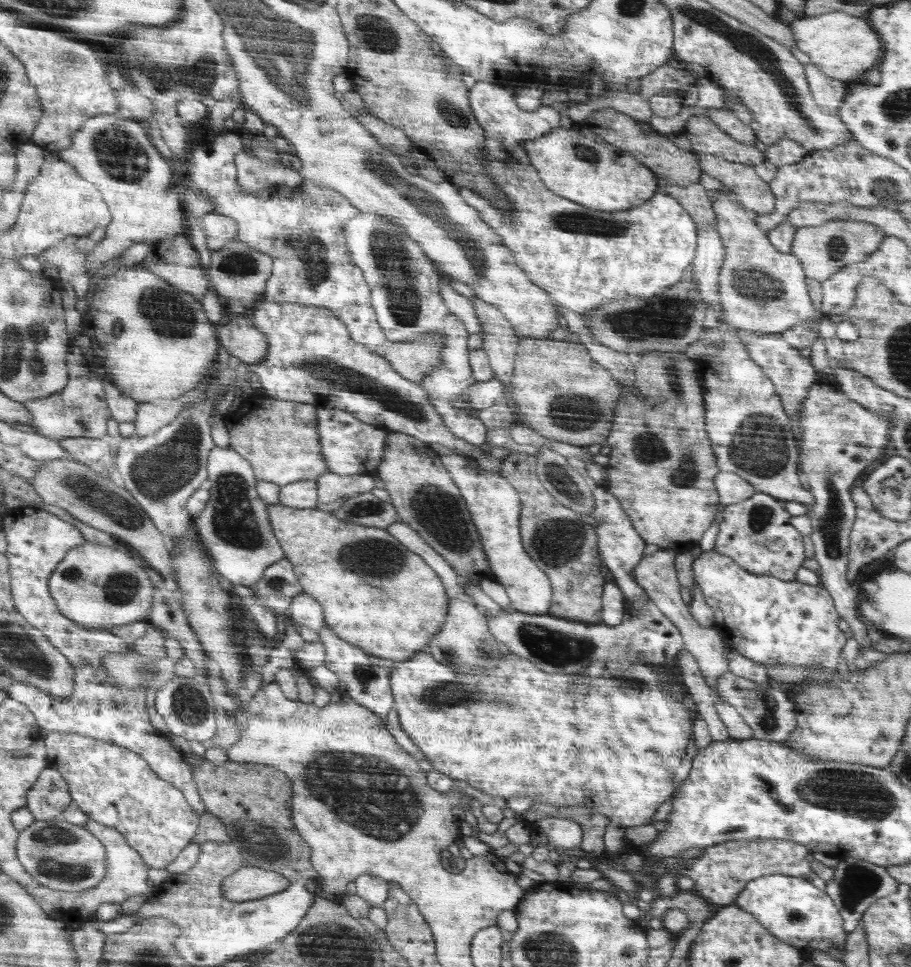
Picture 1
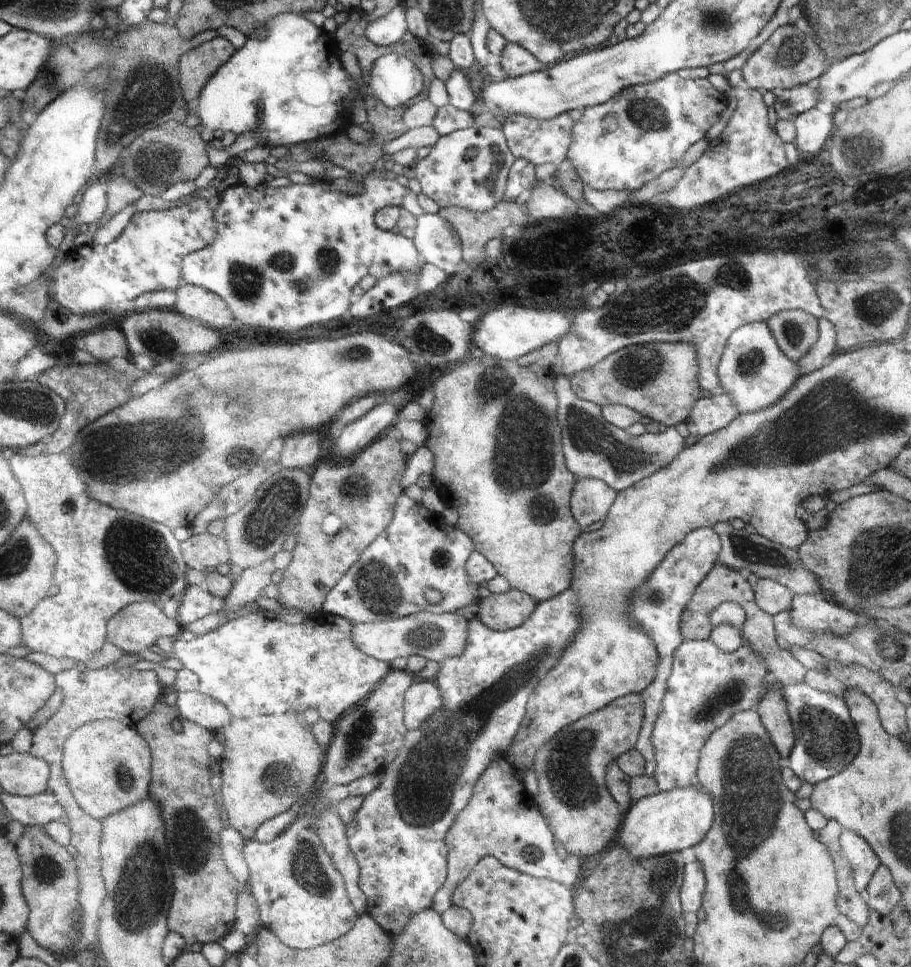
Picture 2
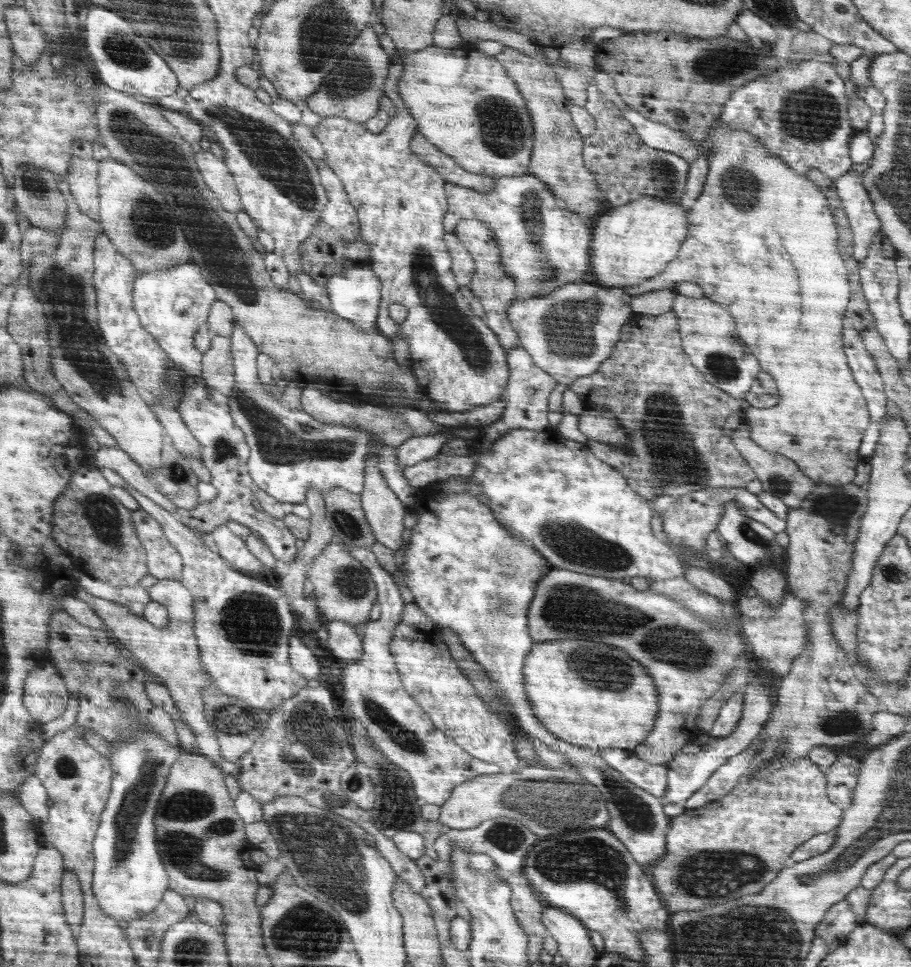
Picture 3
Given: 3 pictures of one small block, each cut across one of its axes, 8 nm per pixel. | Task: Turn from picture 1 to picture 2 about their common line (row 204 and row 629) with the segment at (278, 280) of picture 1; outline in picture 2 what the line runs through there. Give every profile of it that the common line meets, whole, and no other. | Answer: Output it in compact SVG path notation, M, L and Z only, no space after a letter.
M260 608L256 612L247 612L228 621L215 631L206 633L205 635L197 635L192 641L177 637L172 655L183 663L184 668L193 670L200 676L200 692L216 700L220 700L220 702L224 702L234 712L234 716L238 716L238 718L252 718L252 716L264 716L264 714L284 714L284 712L290 712L290 710L296 710L296 712L302 714L306 708L316 708L318 714L320 714L320 718L334 726L335 723L340 721L342 714L346 715L356 706L356 702L368 699L368 692L372 692L374 686L380 684L381 680L384 679L384 674L388 674L388 663L386 663L386 672L384 672L384 661L380 662L380 660L374 657L369 657L357 647L353 640L353 622L341 616L326 613L324 609L314 615L308 615L307 618L302 619L302 622L298 622L298 624L288 624L282 621L278 613Z

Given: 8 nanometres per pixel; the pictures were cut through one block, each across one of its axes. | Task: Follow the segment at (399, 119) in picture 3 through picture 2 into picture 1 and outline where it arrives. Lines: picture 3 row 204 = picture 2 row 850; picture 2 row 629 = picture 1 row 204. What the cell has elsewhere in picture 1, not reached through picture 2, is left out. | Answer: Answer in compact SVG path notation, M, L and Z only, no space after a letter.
M477 81L470 89L470 98L472 99L474 114L477 117L477 121L481 123L481 127L485 130L485 135L488 136L488 140L485 142L485 150L482 152L484 153L484 160L482 161L484 161L484 166L486 166L486 171L490 174L490 177L502 187L506 199L510 201L512 210L510 210L510 212L502 212L502 210L498 210L488 198L482 198L476 191L468 190L468 188L461 189L460 193L464 196L465 201L469 203L469 205L479 212L480 217L483 220L489 223L491 227L496 228L496 232L504 239L505 245L510 247L510 250L513 251L518 264L525 269L529 278L534 283L537 283L539 287L542 287L542 290L547 290L557 305L564 306L564 308L570 308L570 310L577 312L582 320L586 320L590 318L590 311L592 311L592 309L598 309L598 306L606 305L606 303L610 301L632 297L652 297L658 295L658 293L665 292L666 288L678 284L678 281L681 280L688 271L688 268L693 264L697 252L697 224L689 212L685 210L685 207L678 202L678 199L675 199L673 195L669 195L664 189L659 187L657 192L654 193L654 196L649 201L646 201L644 205L638 205L628 210L606 212L594 210L593 208L582 206L577 202L572 202L570 199L562 198L562 195L554 194L554 191L551 191L549 187L541 181L540 174L537 168L530 162L529 154L525 148L527 142L540 138L541 136L550 133L552 130L561 127L559 112L550 105L540 105L538 110L534 109L532 112L522 110L516 100L514 87L503 83Z

